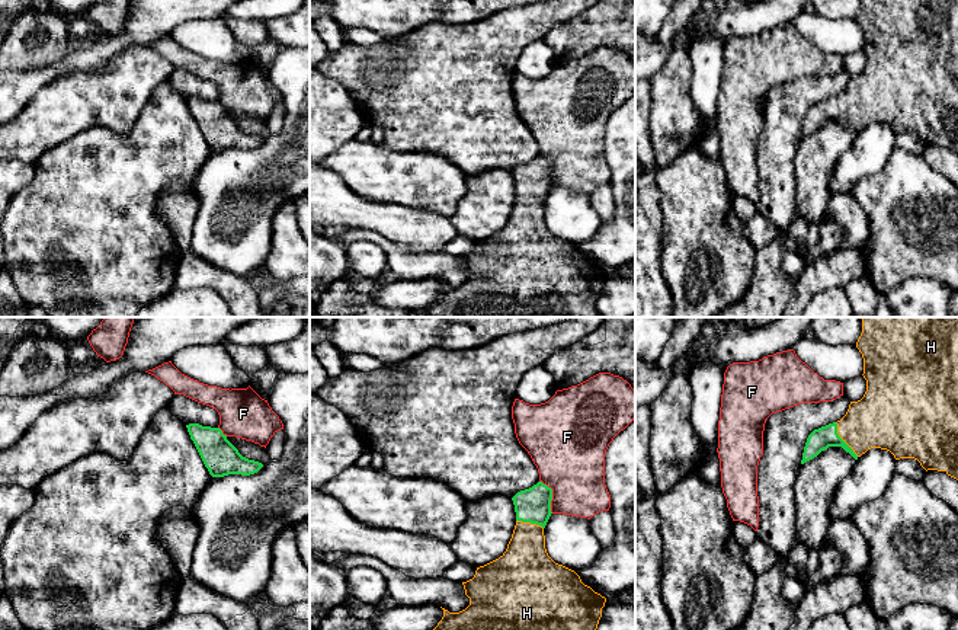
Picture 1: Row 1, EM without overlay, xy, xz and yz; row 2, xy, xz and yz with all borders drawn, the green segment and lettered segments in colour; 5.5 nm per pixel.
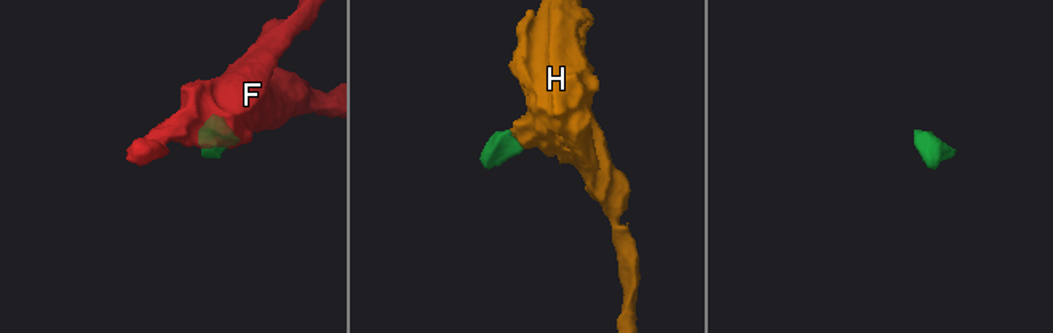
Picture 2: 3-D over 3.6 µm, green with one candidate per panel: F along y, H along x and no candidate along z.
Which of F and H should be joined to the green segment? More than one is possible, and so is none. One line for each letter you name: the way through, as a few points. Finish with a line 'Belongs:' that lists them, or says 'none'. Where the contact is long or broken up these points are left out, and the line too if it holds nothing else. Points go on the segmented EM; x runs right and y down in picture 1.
H: Path across: yz (819, 440), (842, 440), (849, 432), (881, 419)
Belongs: H

